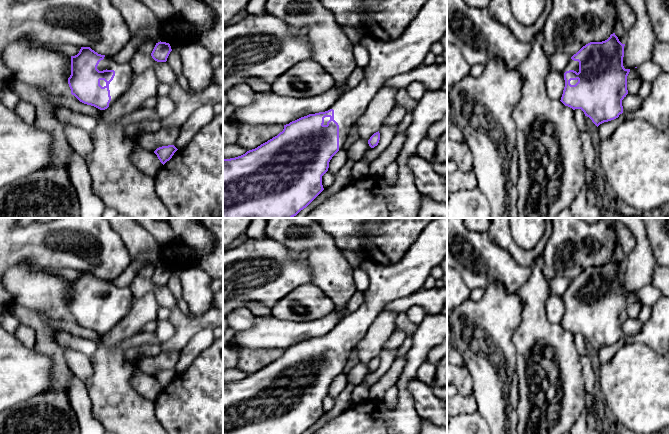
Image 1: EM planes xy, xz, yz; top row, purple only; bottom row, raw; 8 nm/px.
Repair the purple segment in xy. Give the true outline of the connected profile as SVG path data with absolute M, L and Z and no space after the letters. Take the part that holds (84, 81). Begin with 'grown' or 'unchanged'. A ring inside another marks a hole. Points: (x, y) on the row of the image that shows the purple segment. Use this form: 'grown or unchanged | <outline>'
grown | M81 47L79 53L71 56L71 75L68 78L68 84L71 94L80 102L94 106L100 110L105 110L115 103L131 87L134 73L129 63L117 63L113 57L98 54L90 47Z

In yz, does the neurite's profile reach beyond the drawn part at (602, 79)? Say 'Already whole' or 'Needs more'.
Needs more

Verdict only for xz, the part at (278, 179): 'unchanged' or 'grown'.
grown

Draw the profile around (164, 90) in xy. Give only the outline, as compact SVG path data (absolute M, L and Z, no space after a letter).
M161 83L157 89L157 95L162 97L169 97L171 93L171 86L166 83Z

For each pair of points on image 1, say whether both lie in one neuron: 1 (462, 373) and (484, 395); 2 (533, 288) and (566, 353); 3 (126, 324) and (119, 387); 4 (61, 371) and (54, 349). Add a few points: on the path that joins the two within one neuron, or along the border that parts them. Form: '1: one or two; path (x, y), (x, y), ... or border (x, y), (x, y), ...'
1: two; border (465, 367), (470, 374), (472, 392)
2: one; path (533, 304), (534, 321), (550, 337)
3: one; path (112, 340), (112, 371)
4: one; path (60, 366), (57, 354)

